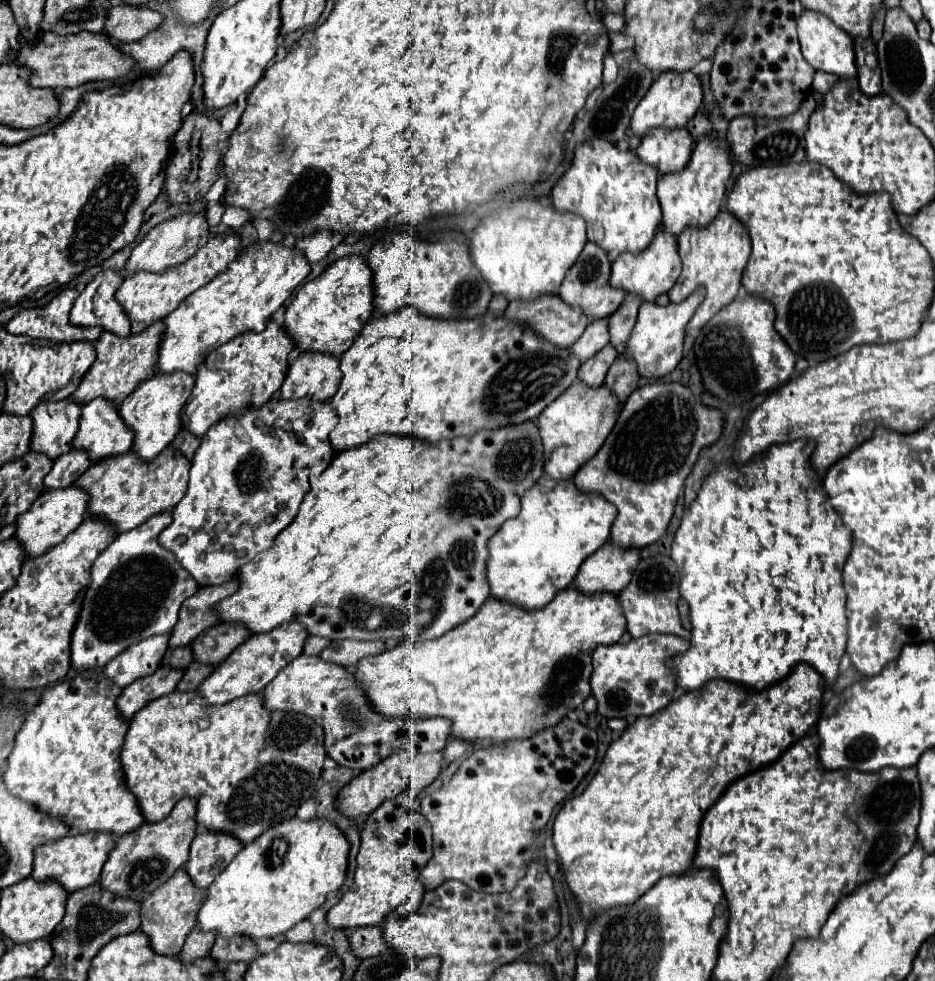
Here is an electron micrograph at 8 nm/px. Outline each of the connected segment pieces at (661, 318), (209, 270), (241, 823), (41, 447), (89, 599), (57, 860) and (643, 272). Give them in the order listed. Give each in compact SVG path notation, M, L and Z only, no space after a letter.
M701 289L697 293L691 293L689 299L673 305L641 305L639 307L639 317L637 317L637 325L625 345L625 351L637 361L639 367L639 375L645 379L661 379L667 373L671 373L677 363L681 361L681 353L683 353L683 341L685 341L685 325L689 323L689 319L693 317L697 305L701 305L701 297L705 297L705 293L701 293Z
M217 233L213 235L193 257L183 261L181 265L169 267L163 273L149 273L149 271L137 271L133 275L127 275L123 285L117 291L117 301L123 305L127 315L131 317L131 333L145 331L153 321L167 317L171 311L179 307L179 303L209 283L215 275L227 269L227 265L237 257L241 247L239 233Z
M199 689L173 691L145 705L129 723L121 763L125 781L135 793L145 821L161 821L175 803L189 795L197 799L197 823L205 829L227 831L241 843L251 843L275 823L295 817L299 805L307 801L321 785L321 771L327 753L323 747L323 729L311 717L287 711L265 709L261 693L239 697L225 705L209 705Z
M71 397L61 401L43 401L31 411L31 417L31 451L47 453L51 459L57 459L71 449L73 437L79 429L81 403Z
M161 513L153 515L141 529L133 529L133 533L121 533L97 559L93 565L91 573L91 585L87 587L85 601L83 601L83 611L79 615L77 627L71 635L71 661L73 667L77 669L93 669L93 667L103 667L107 665L113 657L117 657L121 651L125 651L131 643L139 643L151 635L161 635L167 633L175 627L179 621L179 609L185 599L189 599L197 589L197 581L177 565L177 559L169 549L161 547L157 541L161 529L169 525L171 513Z
M69 833L67 837L59 841L49 841L35 849L35 861L33 861L33 877L37 881L45 879L57 879L69 893L93 885L101 869L109 857L109 851L115 847L111 833Z
M657 233L649 249L643 249L637 255L621 253L611 265L611 285L621 287L625 293L639 295L643 301L655 301L661 293L669 291L677 277L681 275L681 257L677 255L677 239Z

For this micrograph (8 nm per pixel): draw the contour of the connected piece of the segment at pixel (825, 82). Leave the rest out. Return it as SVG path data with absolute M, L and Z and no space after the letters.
M817 71L815 73L815 81L813 81L813 89L819 91L821 95L825 95L837 81L839 81L839 77L833 77L833 73L821 73L821 71Z

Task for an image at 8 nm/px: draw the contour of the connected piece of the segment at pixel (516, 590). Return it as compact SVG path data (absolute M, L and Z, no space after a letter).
M543 475L537 485L521 497L521 513L505 521L489 541L491 557L487 563L487 579L491 585L491 595L529 609L547 605L557 591L575 581L583 561L609 541L609 525L613 525L613 517L617 517L617 507L609 505L605 497L585 497L585 493L577 493L577 489L573 489L571 479L553 481L551 477Z

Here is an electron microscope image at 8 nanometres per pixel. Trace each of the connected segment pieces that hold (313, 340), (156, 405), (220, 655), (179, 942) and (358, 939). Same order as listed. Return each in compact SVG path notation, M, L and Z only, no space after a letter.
M349 255L331 263L317 279L307 281L287 307L287 333L303 351L341 355L363 325L373 317L373 271L361 255Z
M155 371L155 375L149 377L149 381L137 385L137 389L119 405L119 413L123 421L135 433L133 451L139 457L143 457L145 461L151 461L175 439L181 427L181 409L185 407L185 401L189 399L193 385L195 385L195 379L189 377L189 373L171 373L169 377L165 377L163 373Z
M217 625L201 633L193 643L193 655L195 661L207 663L207 665L219 665L237 649L237 645L245 643L251 637L251 633L245 633L245 625Z
M185 867L177 869L175 875L159 885L141 905L141 931L149 935L151 947L161 955L177 955L185 943L185 937L195 929L197 925L197 909L205 903L207 891L197 889L185 871Z
M359 927L359 929L353 931L349 941L351 941L353 953L359 959L373 957L373 955L379 955L379 953L389 949L389 945L385 945L381 927Z

